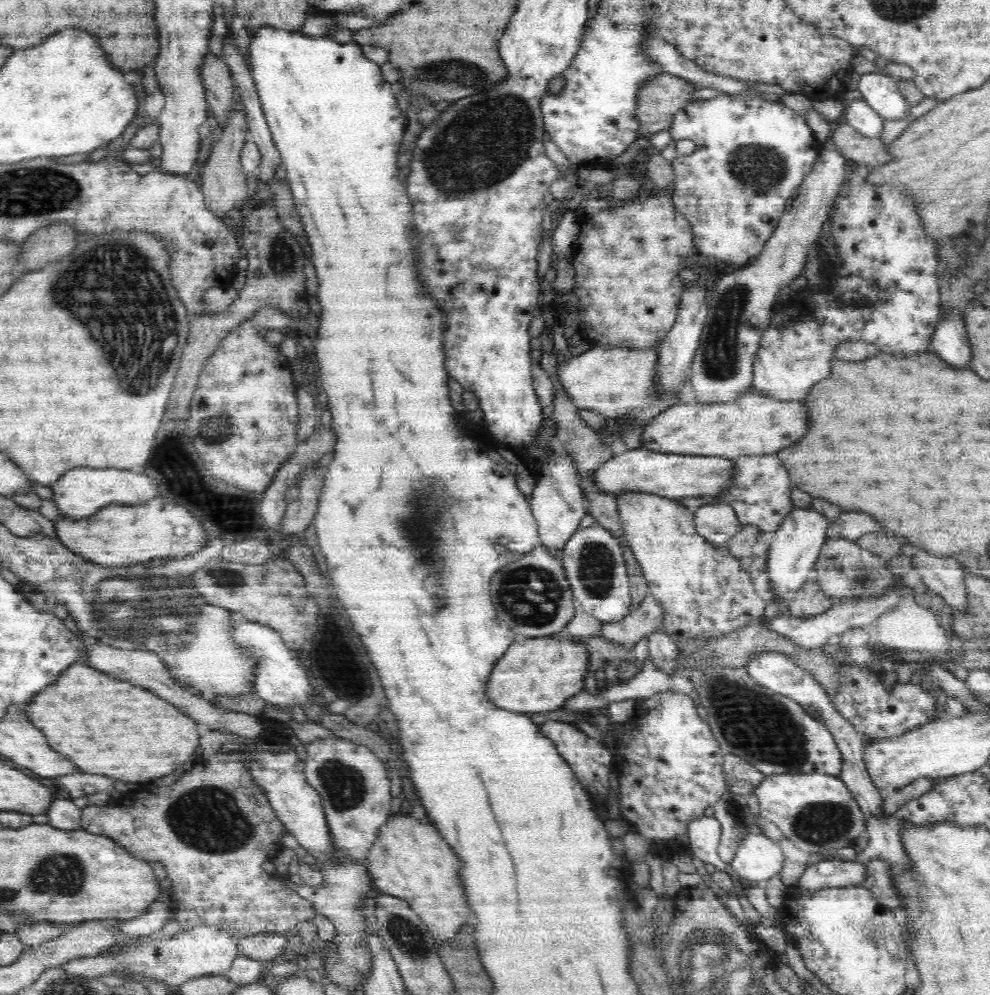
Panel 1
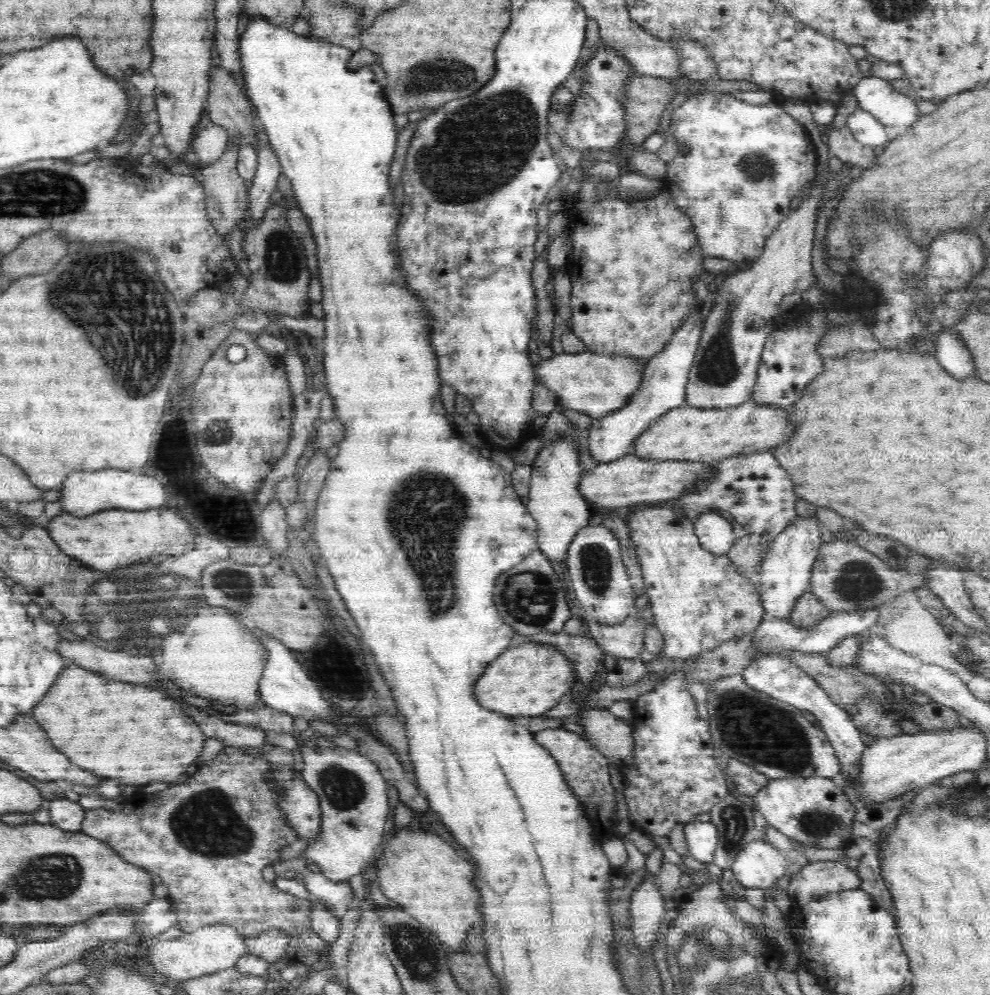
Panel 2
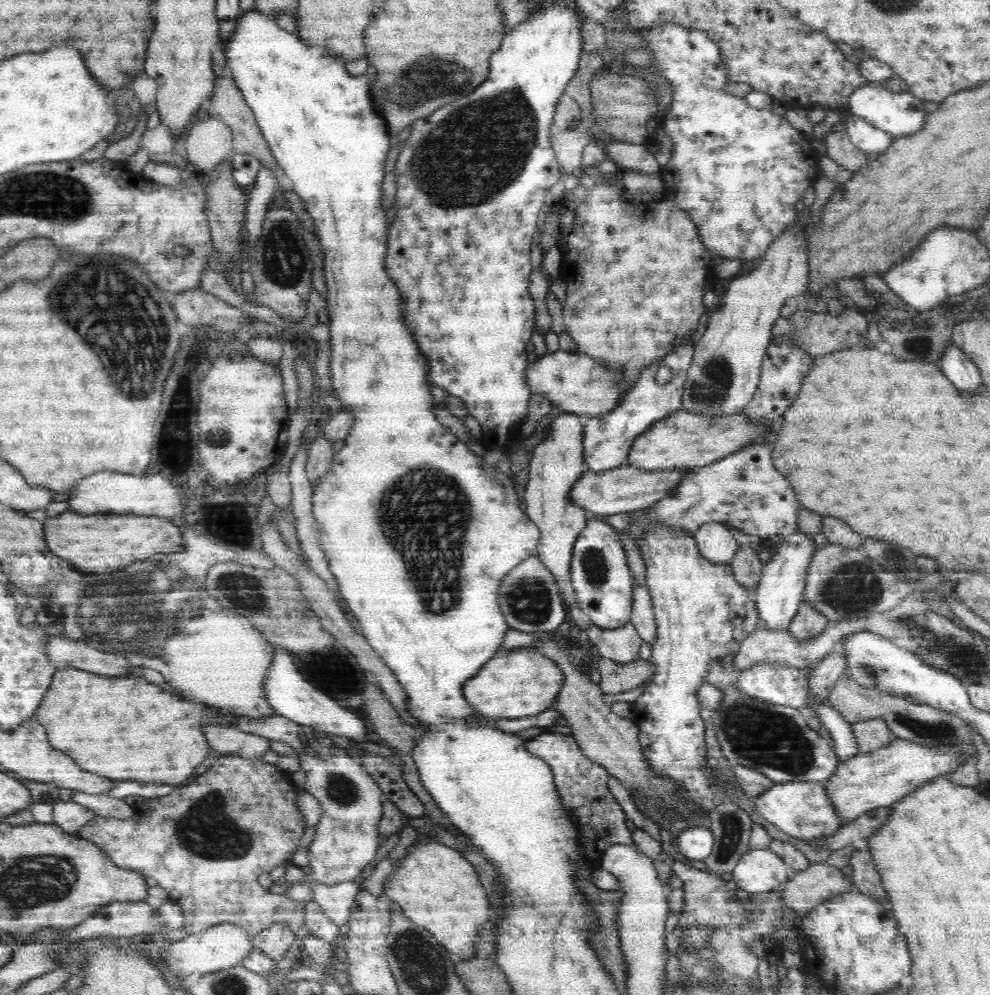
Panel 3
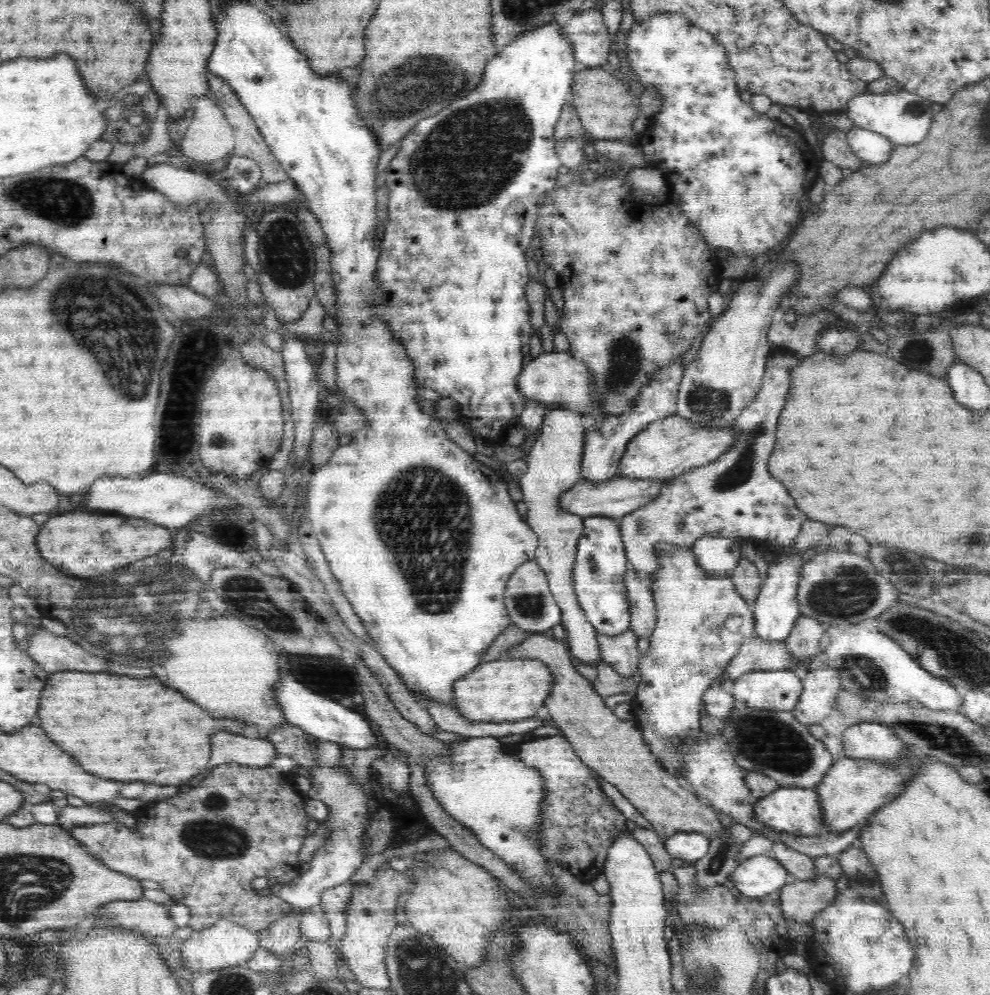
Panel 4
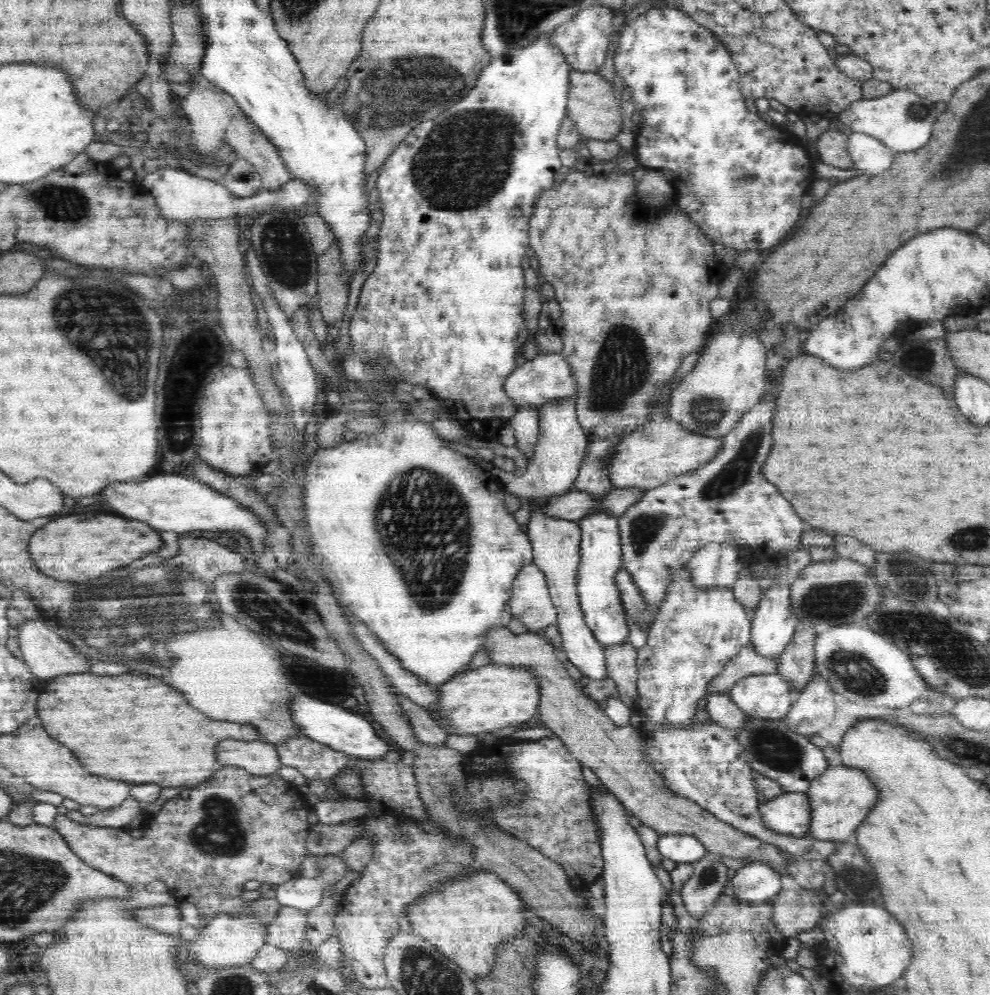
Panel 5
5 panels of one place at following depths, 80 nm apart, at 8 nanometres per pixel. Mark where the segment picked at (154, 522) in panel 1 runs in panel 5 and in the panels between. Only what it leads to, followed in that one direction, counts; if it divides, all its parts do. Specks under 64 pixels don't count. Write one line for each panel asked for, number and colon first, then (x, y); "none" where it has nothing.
2: (128, 537)
3: (77, 539)
4: (82, 545)
5: (69, 548)

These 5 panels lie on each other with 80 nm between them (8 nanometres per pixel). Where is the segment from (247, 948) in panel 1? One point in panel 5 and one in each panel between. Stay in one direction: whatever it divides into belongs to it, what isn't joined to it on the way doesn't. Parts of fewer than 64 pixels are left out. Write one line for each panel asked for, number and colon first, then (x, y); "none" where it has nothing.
2: (271, 945)
3: (275, 941)
4: (282, 937)
5: (287, 931)

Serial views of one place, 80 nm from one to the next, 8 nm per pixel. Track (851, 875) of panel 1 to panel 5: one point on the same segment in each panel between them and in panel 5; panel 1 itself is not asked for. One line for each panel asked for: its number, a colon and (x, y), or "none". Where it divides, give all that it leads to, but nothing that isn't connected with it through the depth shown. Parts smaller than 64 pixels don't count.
2: (814, 879)
3: (806, 888)
4: (800, 902)
5: (793, 911)

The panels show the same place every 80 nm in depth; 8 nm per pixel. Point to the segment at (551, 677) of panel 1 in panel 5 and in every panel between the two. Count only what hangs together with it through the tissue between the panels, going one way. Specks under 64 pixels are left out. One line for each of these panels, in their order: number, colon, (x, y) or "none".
2: (528, 680)
3: (522, 682)
4: (507, 690)
5: (479, 701)

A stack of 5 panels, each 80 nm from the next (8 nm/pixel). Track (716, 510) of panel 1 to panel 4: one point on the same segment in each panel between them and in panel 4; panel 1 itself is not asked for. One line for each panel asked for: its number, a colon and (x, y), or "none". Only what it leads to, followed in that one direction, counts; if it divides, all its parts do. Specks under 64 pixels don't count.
2: (715, 532)
3: (715, 543)
4: (717, 556)

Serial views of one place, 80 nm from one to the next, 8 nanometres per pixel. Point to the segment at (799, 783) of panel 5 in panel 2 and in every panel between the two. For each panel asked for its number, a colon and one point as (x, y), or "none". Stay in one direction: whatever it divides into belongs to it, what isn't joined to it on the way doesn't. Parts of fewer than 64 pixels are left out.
2: (773, 737)
3: (775, 740)
4: (775, 744)

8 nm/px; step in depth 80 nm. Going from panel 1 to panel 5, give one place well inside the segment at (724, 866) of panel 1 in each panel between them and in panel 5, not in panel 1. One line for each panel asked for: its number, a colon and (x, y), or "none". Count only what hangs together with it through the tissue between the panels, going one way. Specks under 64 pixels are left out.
2: (701, 837)
3: (696, 843)
4: (689, 846)
5: (681, 848)

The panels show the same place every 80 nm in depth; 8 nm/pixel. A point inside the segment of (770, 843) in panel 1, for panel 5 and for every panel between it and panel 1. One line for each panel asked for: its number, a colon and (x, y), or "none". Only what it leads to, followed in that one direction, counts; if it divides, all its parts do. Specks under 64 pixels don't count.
2: (759, 865)
3: (759, 870)
4: (760, 875)
5: (754, 883)

